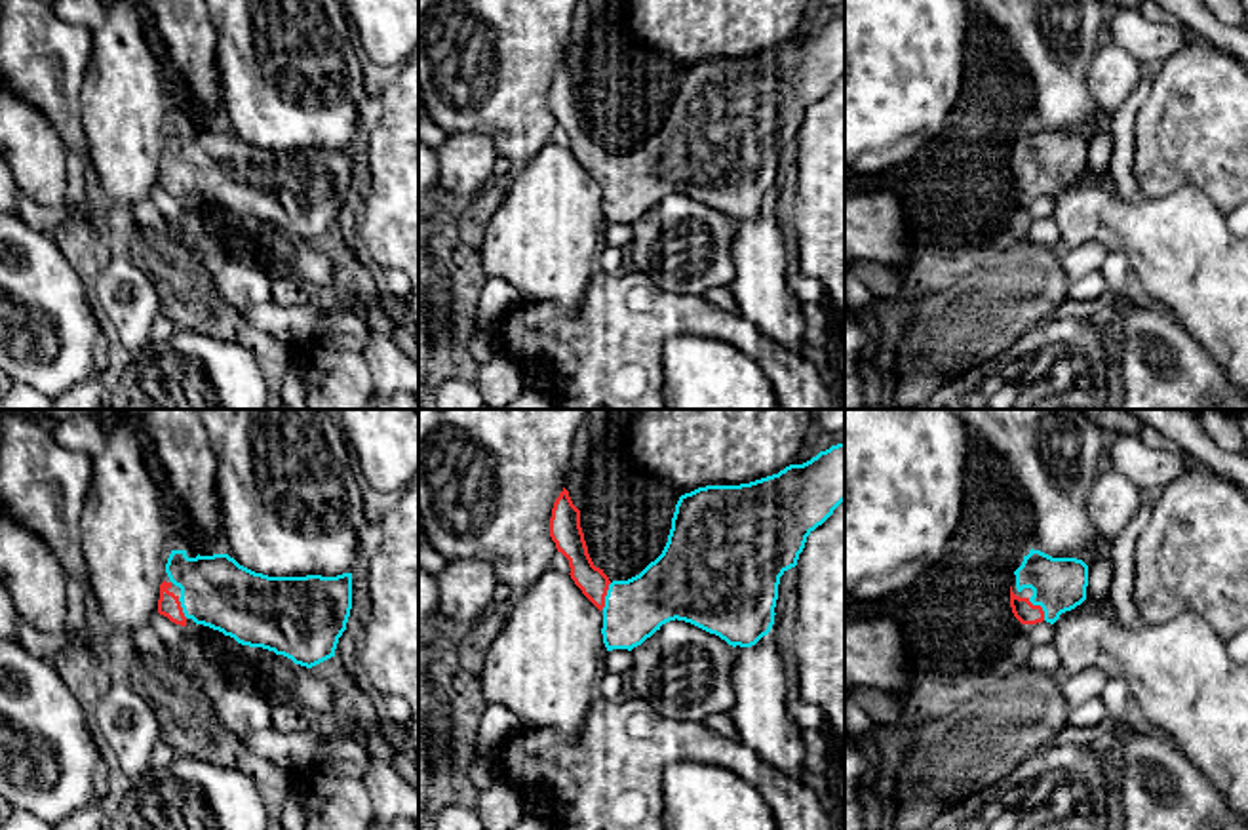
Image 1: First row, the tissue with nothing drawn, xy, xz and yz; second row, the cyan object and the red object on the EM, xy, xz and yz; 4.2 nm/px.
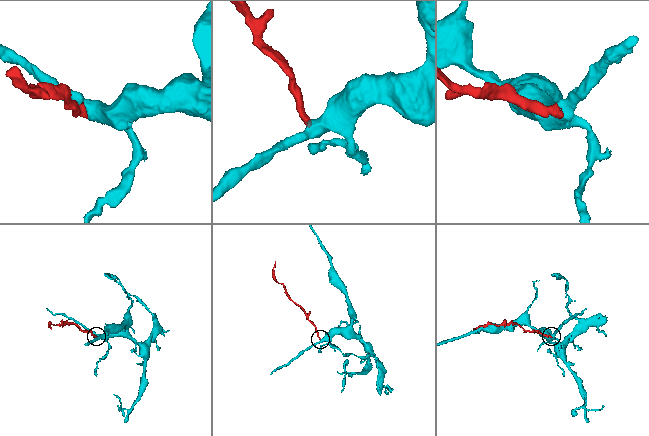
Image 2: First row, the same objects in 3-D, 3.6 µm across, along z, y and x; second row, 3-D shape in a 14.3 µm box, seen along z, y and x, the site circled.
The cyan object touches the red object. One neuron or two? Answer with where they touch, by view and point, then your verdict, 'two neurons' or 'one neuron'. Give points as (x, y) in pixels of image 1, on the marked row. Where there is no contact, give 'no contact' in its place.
contact yz (1041, 606); one neuron

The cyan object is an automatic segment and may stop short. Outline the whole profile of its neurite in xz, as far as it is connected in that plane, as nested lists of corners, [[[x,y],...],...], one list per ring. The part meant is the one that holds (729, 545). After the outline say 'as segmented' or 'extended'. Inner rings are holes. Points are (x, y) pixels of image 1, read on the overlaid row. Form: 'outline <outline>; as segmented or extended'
outline [[[845,444],[803,464],[740,484],[706,485],[679,497],[662,554],[628,581],[609,581],[595,567],[580,527],[580,510],[563,487],[554,503],[550,537],[569,560],[571,579],[603,613],[607,651],[641,645],[670,621],[691,622],[729,645],[751,647],[774,624],[780,577],[797,565],[807,537],[845,501]]]; extended

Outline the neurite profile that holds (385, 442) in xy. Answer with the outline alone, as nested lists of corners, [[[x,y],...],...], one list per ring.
[[[333,409],[367,493],[403,491],[419,472],[415,409]]]

